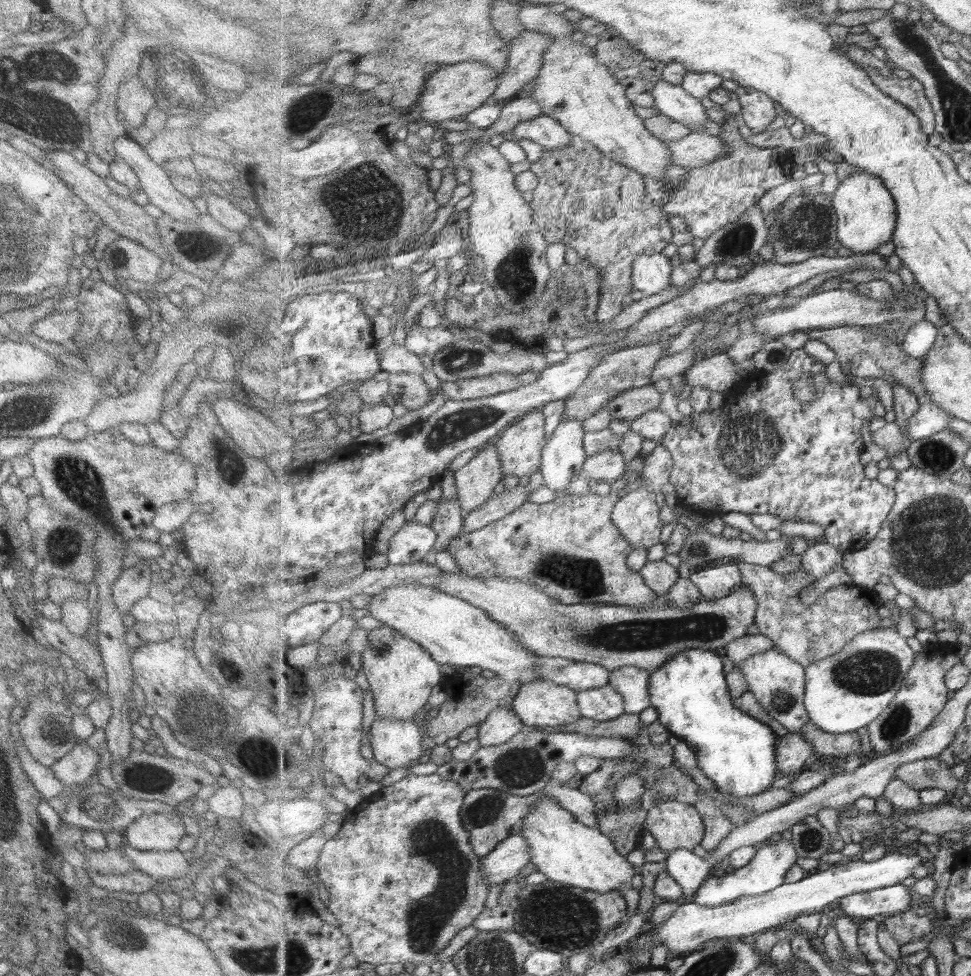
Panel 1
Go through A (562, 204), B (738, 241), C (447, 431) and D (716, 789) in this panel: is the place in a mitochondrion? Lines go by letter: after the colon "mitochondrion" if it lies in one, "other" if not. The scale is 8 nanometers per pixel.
A: other
B: mitochondrion
C: mitochondrion
D: other

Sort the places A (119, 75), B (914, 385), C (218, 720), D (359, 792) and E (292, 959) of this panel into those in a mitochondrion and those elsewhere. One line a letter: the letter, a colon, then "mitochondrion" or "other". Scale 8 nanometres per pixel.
A: other
B: other
C: mitochondrion
D: other
E: mitochondrion

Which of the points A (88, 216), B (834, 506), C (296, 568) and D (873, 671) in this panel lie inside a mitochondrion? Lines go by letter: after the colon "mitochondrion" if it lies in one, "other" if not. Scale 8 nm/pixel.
A: other
B: other
C: mitochondrion
D: mitochondrion

